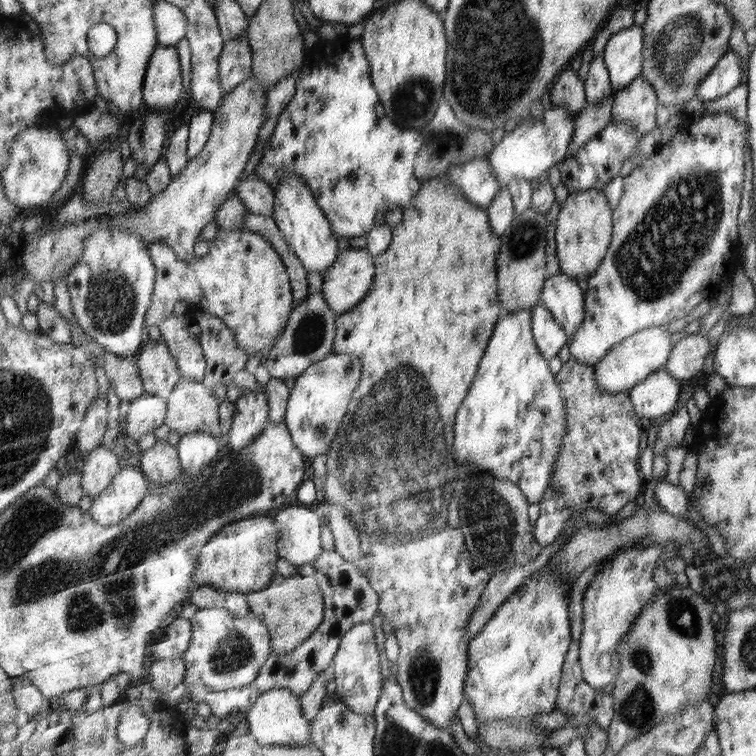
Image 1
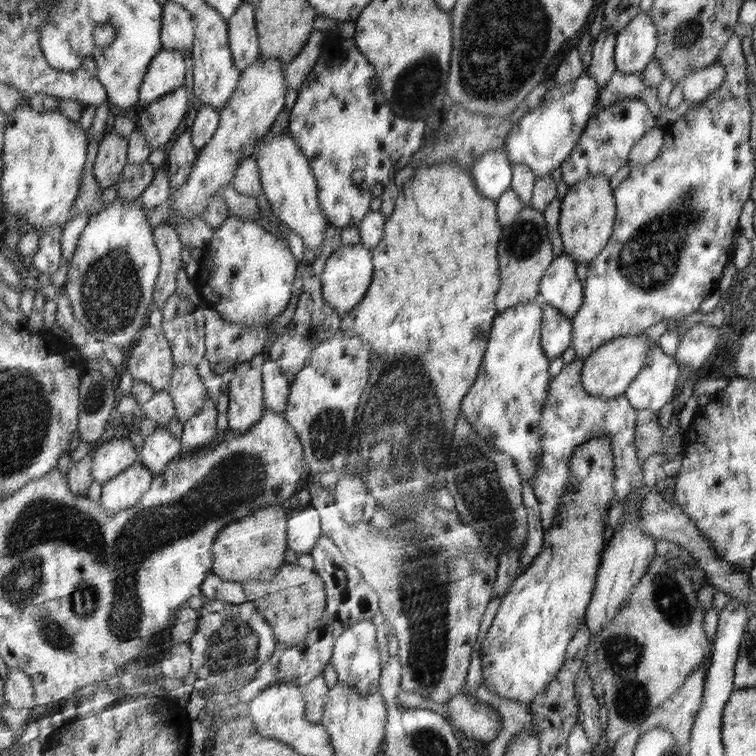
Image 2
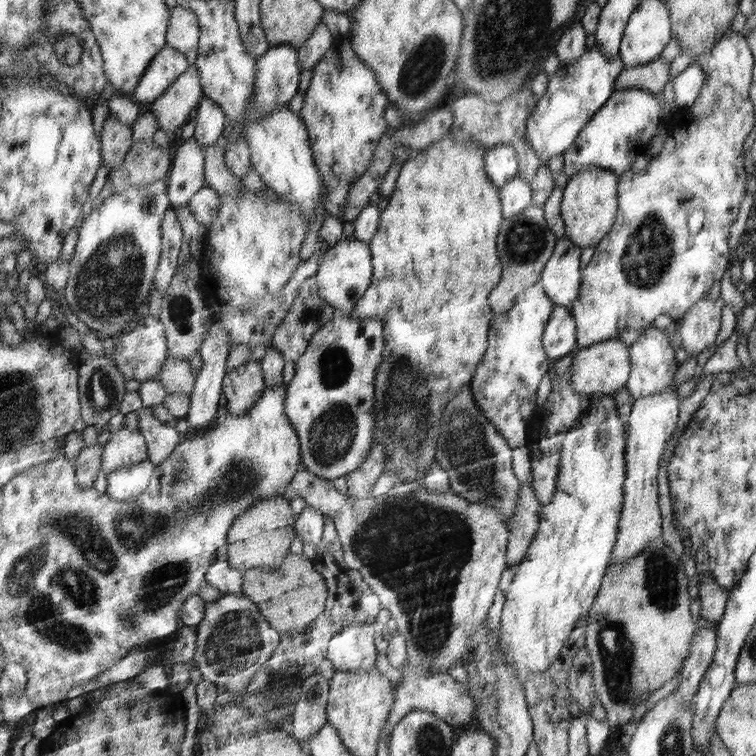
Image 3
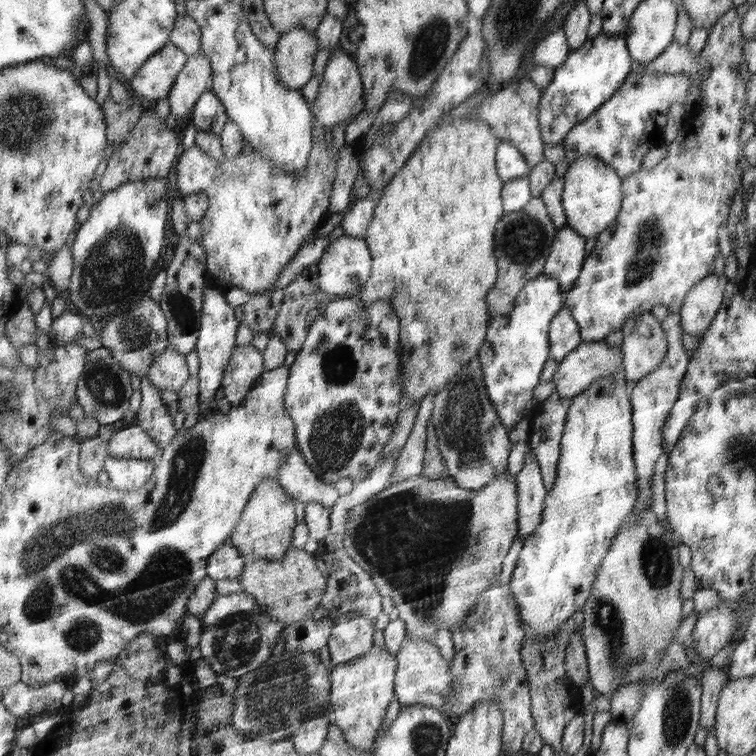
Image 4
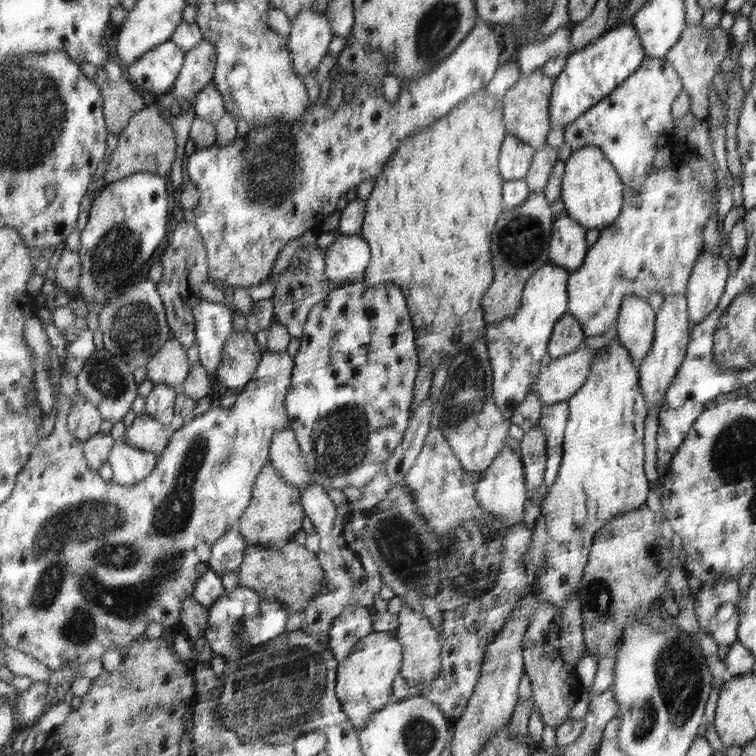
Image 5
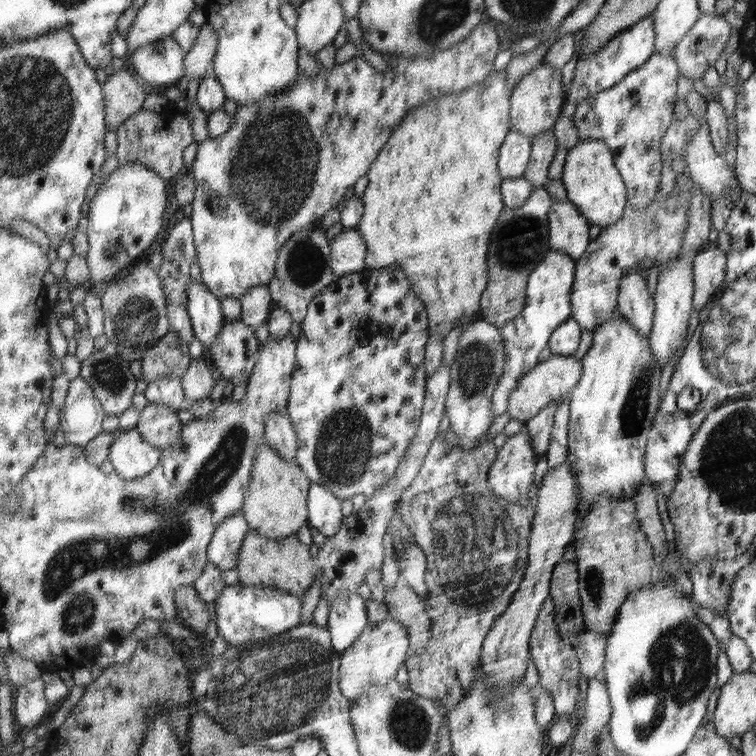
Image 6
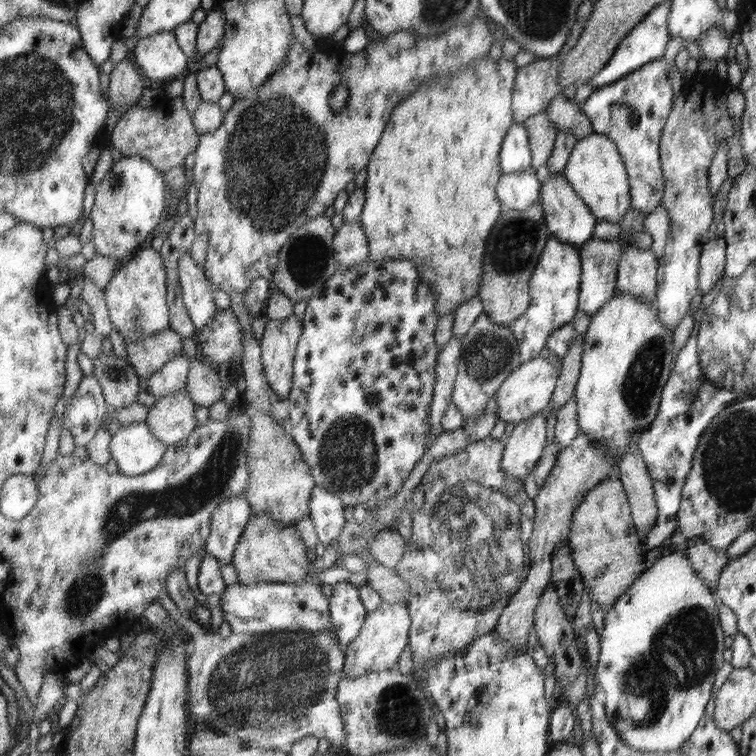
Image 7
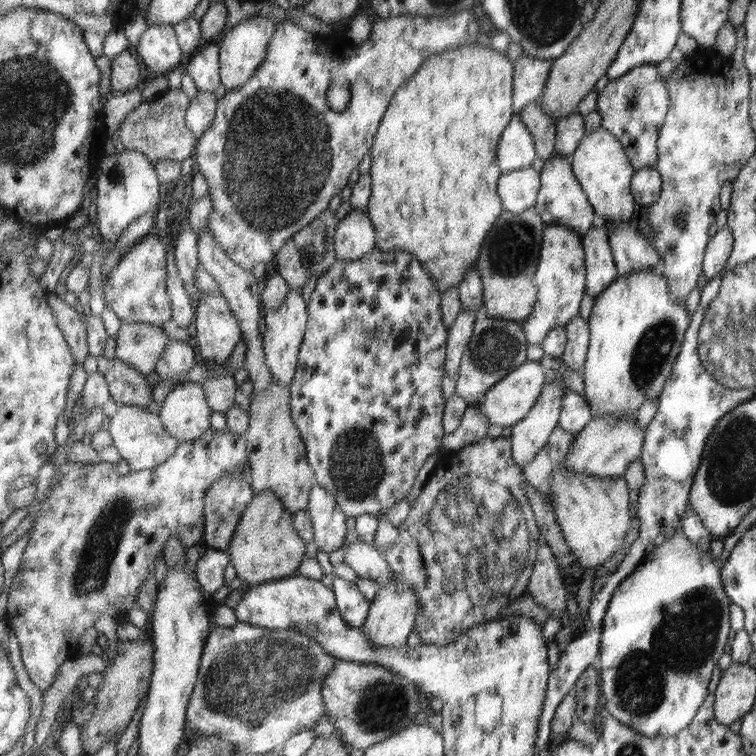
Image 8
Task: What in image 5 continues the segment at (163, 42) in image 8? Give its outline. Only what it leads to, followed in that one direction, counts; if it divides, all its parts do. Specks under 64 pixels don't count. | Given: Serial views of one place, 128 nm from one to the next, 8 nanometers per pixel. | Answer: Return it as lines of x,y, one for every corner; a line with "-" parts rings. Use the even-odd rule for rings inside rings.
169,40
127,67
130,79
151,99
172,91
186,62
186,52

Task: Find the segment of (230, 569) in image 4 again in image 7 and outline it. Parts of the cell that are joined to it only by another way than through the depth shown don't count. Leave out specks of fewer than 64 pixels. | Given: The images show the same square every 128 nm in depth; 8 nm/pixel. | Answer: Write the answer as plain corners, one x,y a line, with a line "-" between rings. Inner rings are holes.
245,494
223,501
211,519
212,531
207,539
207,554
215,556
223,565
232,563
252,514
253,507

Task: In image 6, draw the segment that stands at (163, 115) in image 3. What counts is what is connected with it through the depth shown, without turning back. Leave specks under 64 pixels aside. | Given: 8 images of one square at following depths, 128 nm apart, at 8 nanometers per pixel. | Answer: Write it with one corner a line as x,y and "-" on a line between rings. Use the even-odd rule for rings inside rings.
205,22
201,26
199,38
195,46
186,54
186,72
187,79
216,76
214,69
215,55
218,49
219,33
211,23

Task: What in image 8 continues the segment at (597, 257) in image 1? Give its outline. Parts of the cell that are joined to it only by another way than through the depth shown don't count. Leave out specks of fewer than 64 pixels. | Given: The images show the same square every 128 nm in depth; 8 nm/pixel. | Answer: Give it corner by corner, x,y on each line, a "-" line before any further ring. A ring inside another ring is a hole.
601,127
588,133
573,153
573,171
594,205
599,221
615,219
627,221
635,214
637,202
632,191
635,167
627,155
625,146
611,131

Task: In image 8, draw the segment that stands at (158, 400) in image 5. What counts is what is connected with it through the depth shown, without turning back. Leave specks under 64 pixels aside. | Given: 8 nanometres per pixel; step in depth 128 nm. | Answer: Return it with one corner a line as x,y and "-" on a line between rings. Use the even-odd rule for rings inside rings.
171,339
156,367
159,380
171,381
191,370
191,367
197,363
195,349
188,343

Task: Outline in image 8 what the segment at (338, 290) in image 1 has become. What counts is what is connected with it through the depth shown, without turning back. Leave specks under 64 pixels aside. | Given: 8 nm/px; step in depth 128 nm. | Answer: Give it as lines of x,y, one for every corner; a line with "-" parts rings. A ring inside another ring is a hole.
353,209
351,214
340,220
334,245
337,258
357,260
377,247
377,231
367,210

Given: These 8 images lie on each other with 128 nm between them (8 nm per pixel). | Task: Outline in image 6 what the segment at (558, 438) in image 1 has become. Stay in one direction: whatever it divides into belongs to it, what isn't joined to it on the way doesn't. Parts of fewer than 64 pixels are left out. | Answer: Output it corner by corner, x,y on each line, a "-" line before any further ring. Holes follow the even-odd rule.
552,248
543,262
530,274
524,312
502,328
508,360
493,395
495,416
509,412
509,397
519,381
540,364
539,356
545,348
550,347
551,337
574,316
572,298
576,271
577,264
571,255

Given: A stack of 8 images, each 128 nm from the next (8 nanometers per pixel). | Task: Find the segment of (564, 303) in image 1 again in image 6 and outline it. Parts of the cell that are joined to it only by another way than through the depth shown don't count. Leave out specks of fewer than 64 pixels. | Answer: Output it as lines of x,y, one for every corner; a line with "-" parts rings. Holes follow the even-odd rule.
569,198
553,200
549,215
551,248
565,252
577,262
591,244
591,223

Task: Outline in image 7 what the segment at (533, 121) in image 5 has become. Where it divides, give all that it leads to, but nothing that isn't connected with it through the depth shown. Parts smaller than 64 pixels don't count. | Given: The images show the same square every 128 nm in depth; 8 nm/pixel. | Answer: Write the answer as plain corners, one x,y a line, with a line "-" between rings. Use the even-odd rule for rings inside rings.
549,57
546,59
535,58
535,61
518,69
516,76
516,84
514,89
514,109
515,123
525,125
527,119
534,117
535,114
543,111
548,111
551,101
562,94
562,89
559,83
559,71
561,64
558,57

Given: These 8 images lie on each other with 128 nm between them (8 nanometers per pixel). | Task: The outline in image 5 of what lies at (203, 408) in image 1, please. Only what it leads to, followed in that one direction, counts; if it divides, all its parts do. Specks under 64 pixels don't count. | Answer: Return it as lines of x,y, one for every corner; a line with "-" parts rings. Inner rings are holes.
171,335
165,344
147,363
147,378
153,385
181,386
191,373
192,366
187,350
179,339

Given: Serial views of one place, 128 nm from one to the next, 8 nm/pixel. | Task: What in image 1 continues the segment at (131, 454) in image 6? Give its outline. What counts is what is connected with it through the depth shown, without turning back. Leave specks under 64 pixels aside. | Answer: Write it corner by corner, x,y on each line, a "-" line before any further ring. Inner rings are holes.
124,465
111,486
93,499
89,511
101,525
119,524
133,513
149,492
149,477
142,468

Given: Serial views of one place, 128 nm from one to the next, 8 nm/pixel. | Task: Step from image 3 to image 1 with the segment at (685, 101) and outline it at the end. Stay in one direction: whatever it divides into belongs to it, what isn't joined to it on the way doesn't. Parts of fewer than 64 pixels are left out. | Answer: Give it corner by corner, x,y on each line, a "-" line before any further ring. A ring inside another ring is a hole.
731,49
719,60
715,70
711,71
705,79
701,80
696,98
707,101
729,94
733,88
743,84
741,83
743,72
743,66
739,62
737,52

